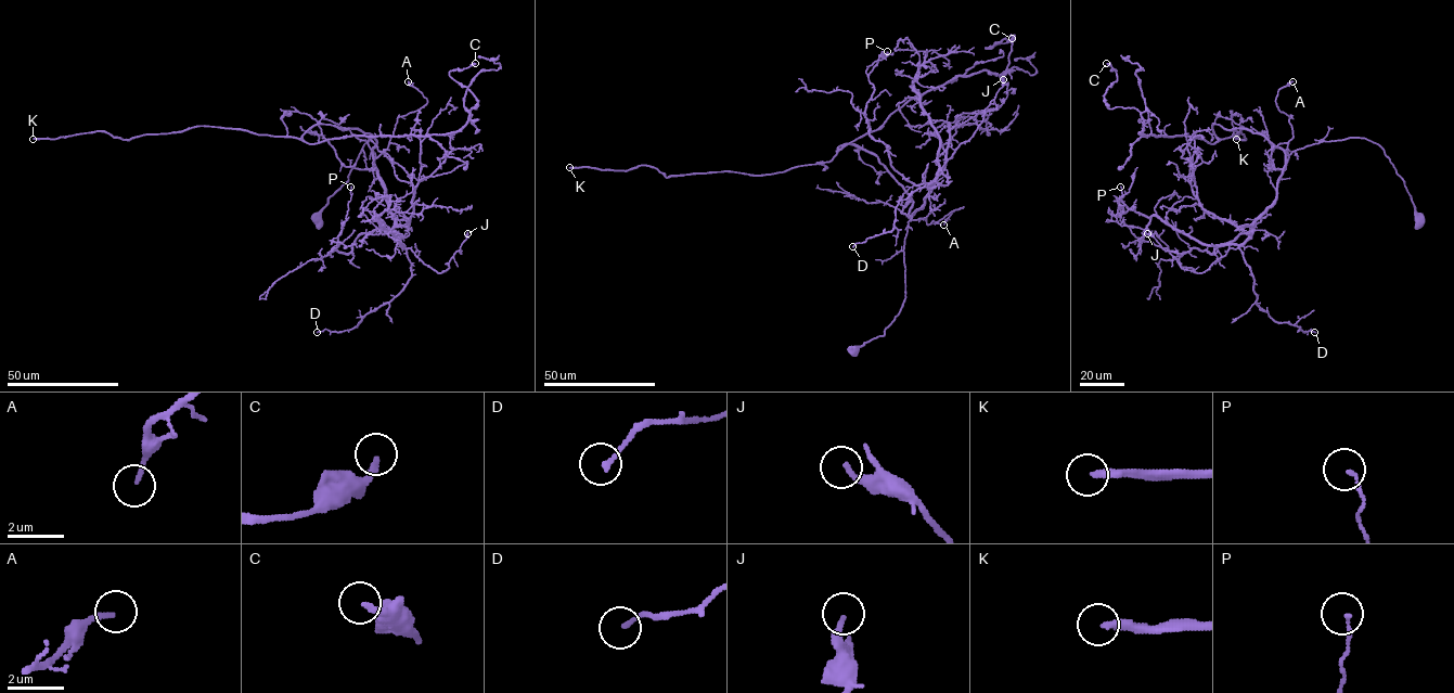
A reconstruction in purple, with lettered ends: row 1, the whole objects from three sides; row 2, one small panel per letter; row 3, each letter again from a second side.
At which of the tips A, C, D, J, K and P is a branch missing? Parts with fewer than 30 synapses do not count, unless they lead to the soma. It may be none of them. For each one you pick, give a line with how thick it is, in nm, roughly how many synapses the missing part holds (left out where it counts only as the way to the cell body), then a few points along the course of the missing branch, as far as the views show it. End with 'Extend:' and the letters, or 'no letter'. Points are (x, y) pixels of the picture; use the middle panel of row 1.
K: 260 nm | 180 syn
Extend: K

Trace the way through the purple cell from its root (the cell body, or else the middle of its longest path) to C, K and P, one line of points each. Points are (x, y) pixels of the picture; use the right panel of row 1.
C: (1419, 220), (1378, 144), (1322, 141), (1287, 161), (1244, 128), (1144, 136), (1137, 110), (1107, 106), (1106, 63)
K: (1419, 220), (1364, 138), (1287, 161), (1259, 133), (1212, 125), (1220, 139), (1243, 126), (1236, 139)
P: (1419, 220), (1384, 151), (1360, 138), (1294, 151), (1253, 229), (1212, 254), (1136, 238), (1120, 220), (1120, 187)

